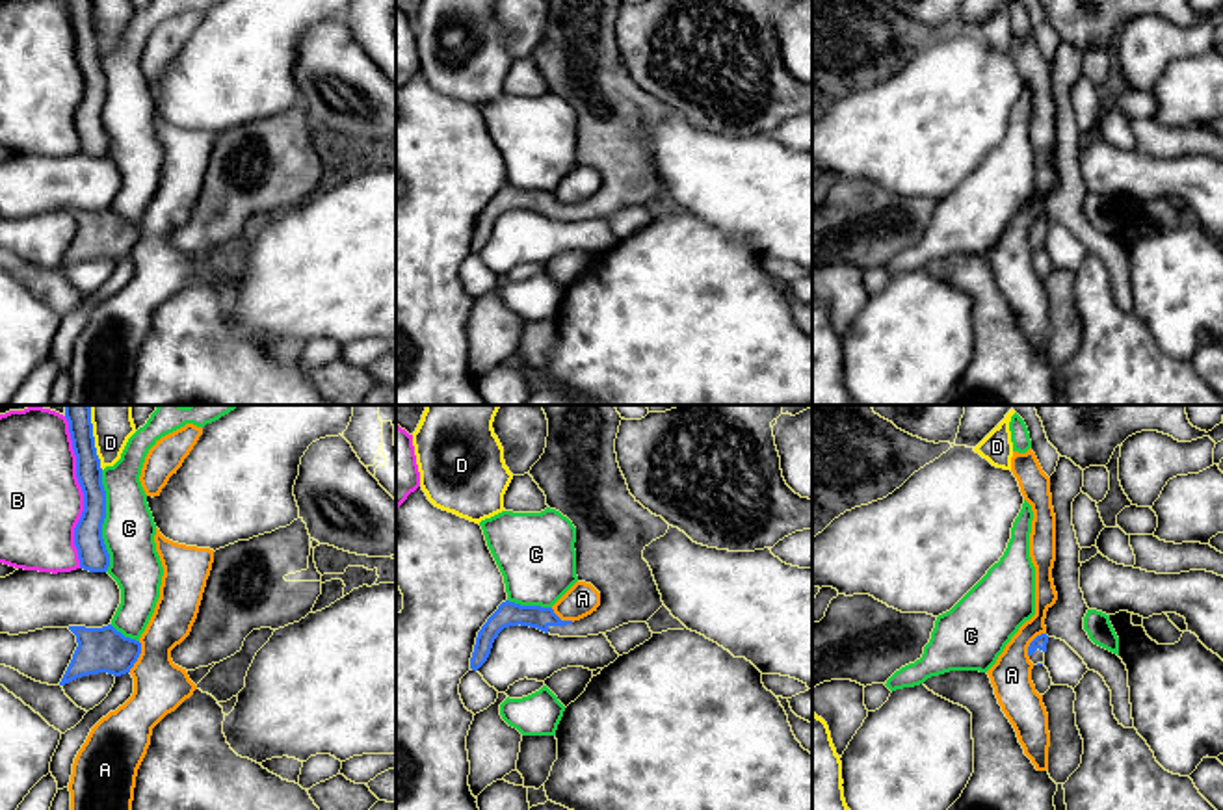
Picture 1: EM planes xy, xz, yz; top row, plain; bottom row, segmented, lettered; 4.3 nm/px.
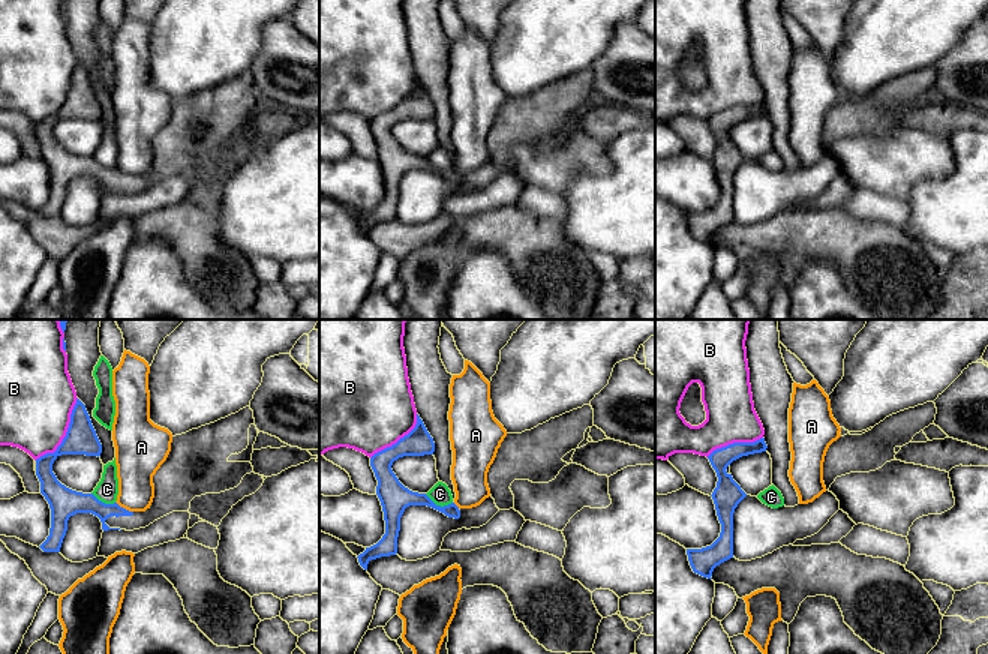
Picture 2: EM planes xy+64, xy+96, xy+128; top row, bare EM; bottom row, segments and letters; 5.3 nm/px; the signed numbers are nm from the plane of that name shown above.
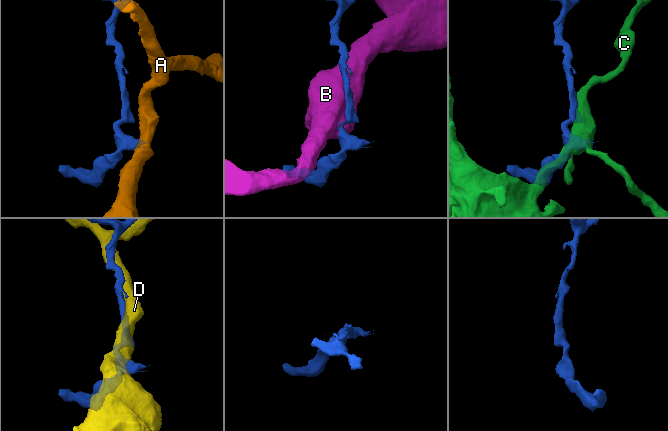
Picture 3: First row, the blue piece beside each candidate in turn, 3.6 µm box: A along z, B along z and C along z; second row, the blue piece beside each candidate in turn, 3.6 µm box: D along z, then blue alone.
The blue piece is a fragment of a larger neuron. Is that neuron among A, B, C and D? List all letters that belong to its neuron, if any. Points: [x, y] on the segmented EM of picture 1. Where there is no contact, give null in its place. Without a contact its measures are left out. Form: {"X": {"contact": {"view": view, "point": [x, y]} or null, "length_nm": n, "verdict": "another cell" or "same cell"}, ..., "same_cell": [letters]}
{"A": {"contact": {"view": "xy", "point": [138, 656]}, "length_nm": 140, "verdict": "another cell"}, "B": {"contact": {"view": "xy", "point": [82, 491]}, "length_nm": 650, "verdict": "another cell"}, "C": {"contact": {"view": "xy", "point": [103, 521]}, "length_nm": 440, "verdict": "another cell"}, "D": {"contact": {"view": "xy", "point": [93, 437]}, "length_nm": 280, "verdict": "another cell"}, "same_cell": []}

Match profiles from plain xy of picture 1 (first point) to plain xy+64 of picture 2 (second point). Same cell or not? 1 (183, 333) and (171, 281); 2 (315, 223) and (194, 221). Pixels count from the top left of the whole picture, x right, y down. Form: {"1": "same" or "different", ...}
{"1": "same", "2": "different"}

